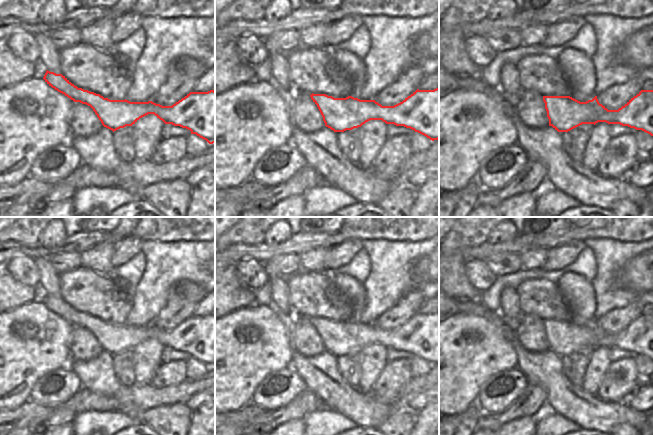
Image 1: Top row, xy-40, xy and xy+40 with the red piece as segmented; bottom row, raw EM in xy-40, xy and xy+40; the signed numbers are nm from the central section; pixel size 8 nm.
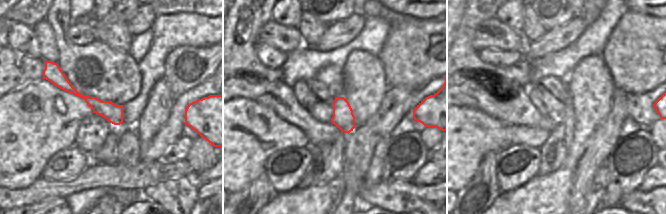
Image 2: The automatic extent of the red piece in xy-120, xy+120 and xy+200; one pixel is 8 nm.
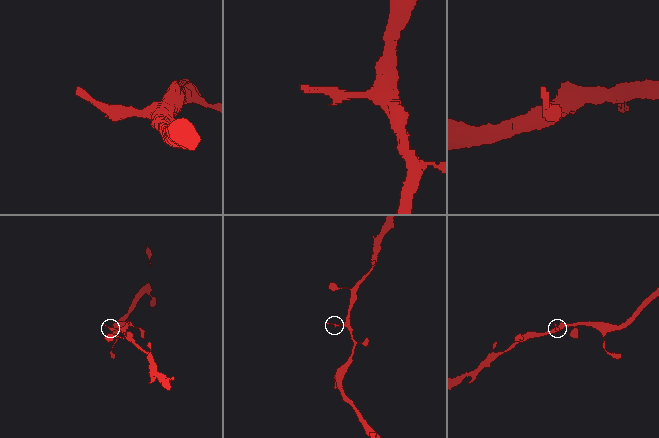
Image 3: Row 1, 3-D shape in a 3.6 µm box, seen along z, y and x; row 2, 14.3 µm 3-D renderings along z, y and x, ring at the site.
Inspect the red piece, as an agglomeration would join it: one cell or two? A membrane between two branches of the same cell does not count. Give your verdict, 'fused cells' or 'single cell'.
single cell

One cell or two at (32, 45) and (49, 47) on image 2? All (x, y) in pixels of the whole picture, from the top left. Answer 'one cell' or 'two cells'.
two cells

